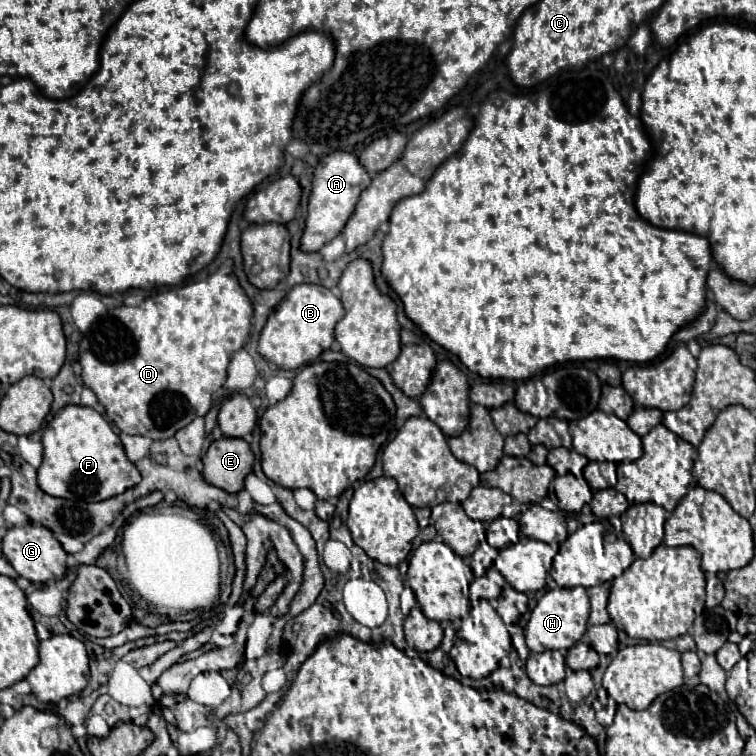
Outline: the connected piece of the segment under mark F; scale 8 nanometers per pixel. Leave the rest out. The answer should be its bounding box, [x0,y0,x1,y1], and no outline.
[37,405,141,501]

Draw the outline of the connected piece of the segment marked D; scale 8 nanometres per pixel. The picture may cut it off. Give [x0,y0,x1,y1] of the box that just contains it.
[79,259,253,441]

